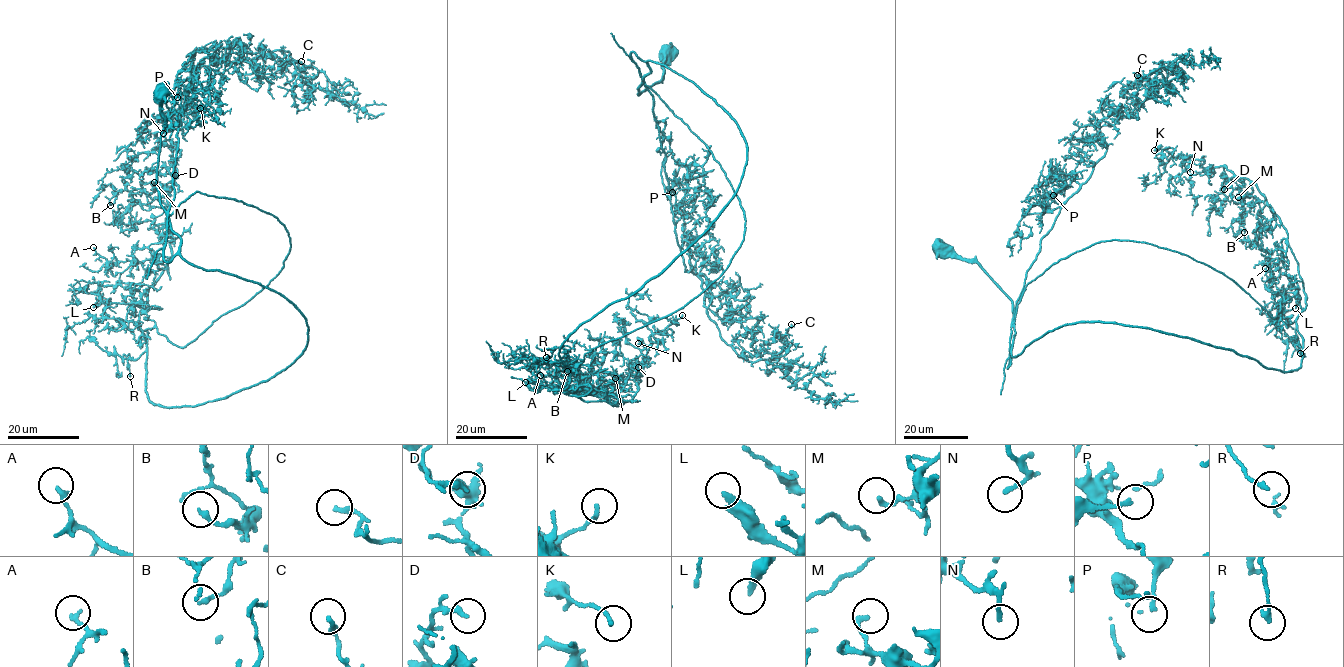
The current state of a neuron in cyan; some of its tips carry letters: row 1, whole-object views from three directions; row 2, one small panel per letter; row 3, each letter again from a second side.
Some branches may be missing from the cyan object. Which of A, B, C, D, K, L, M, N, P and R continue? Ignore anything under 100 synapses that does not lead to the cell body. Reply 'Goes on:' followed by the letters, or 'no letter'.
Goes on: no letter

